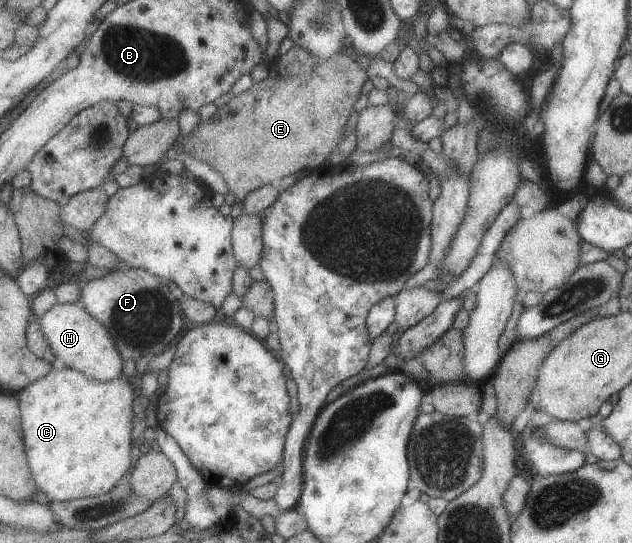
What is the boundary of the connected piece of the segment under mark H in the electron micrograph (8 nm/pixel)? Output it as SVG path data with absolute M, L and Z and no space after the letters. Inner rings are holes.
M56 303L42 317L29 324L28 343L37 357L54 365L64 365L85 373L97 381L113 381L123 376L123 355L109 329L97 321L85 306L78 303Z

